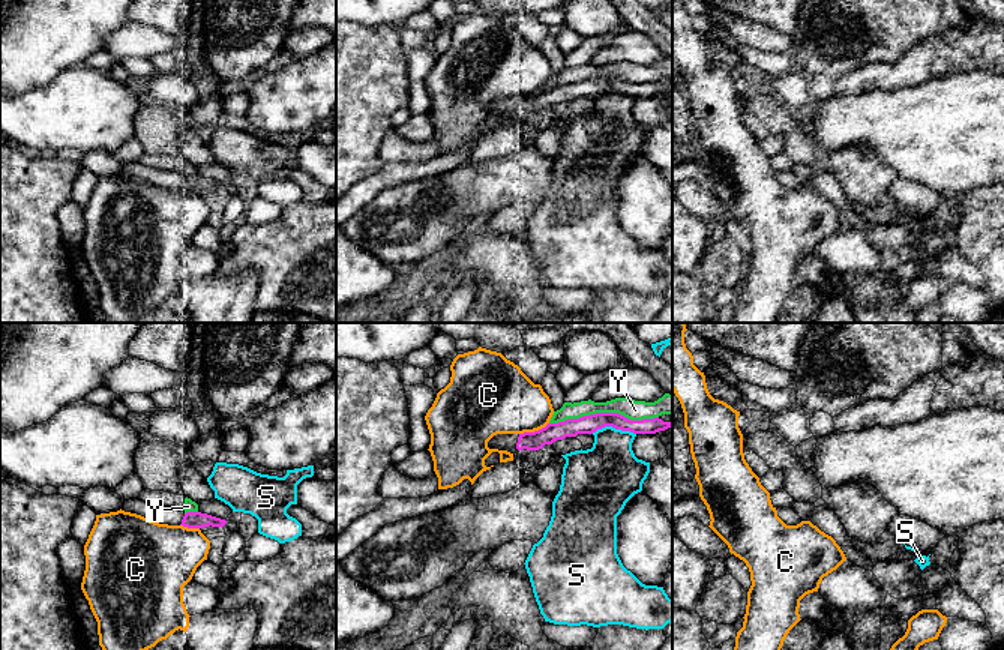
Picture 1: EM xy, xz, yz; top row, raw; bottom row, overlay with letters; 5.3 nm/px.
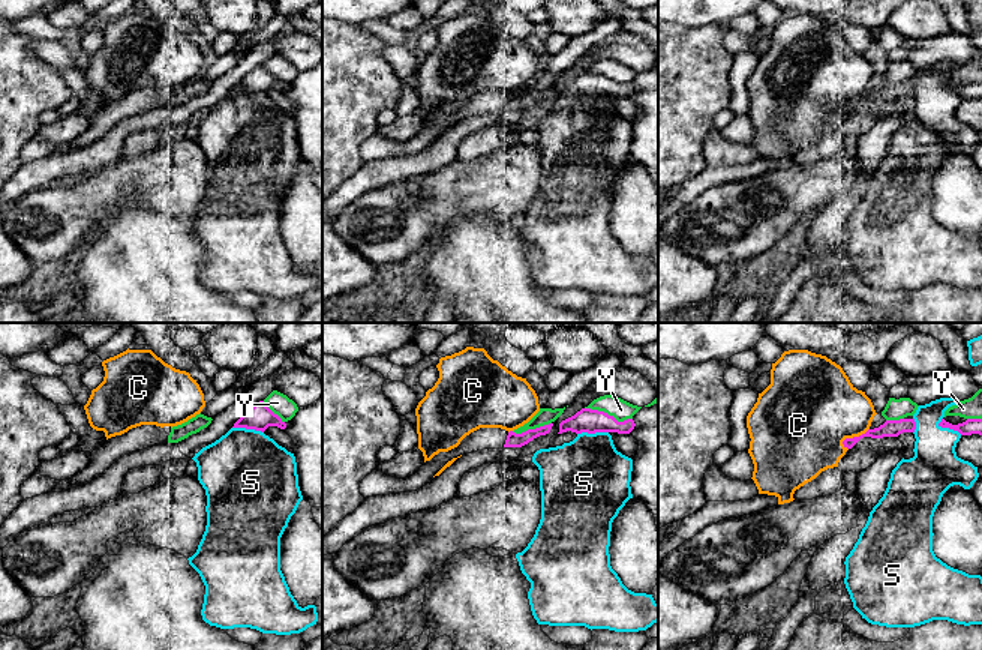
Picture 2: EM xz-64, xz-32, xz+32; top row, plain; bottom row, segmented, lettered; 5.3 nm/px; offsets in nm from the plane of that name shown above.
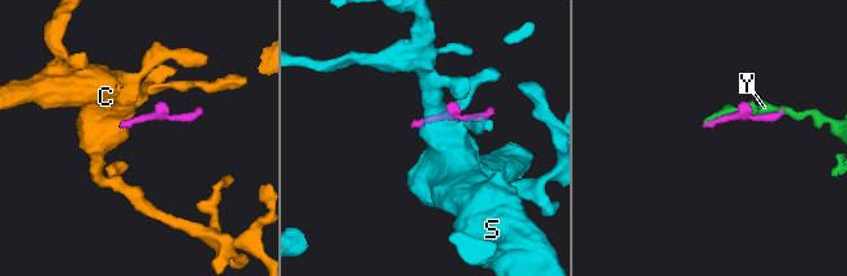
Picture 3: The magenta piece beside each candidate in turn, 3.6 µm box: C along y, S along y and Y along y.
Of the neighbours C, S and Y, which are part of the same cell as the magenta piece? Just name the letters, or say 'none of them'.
none of them

